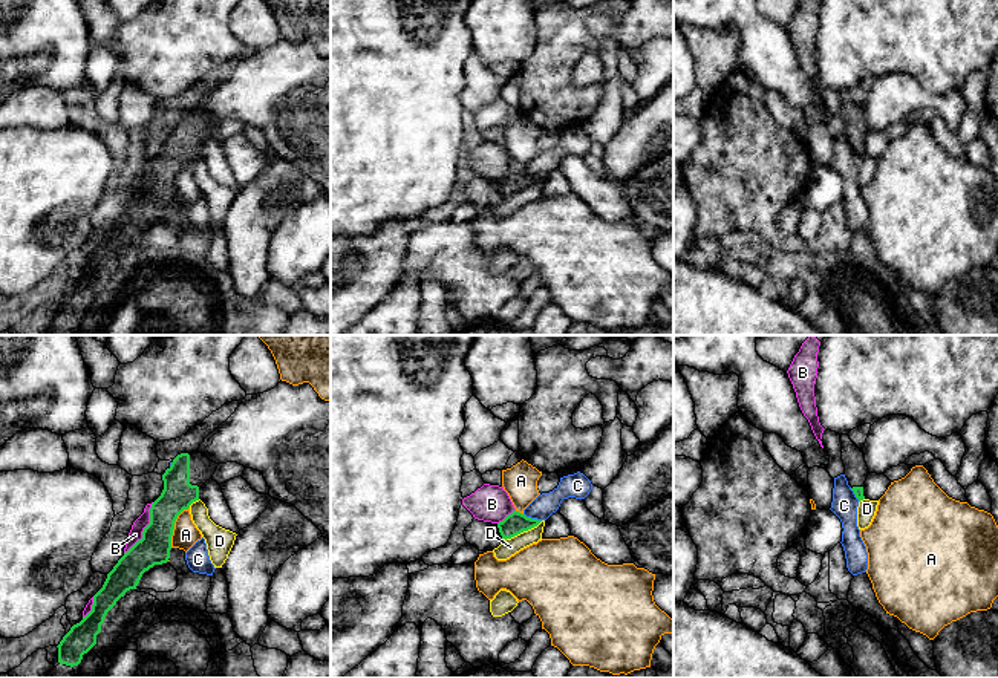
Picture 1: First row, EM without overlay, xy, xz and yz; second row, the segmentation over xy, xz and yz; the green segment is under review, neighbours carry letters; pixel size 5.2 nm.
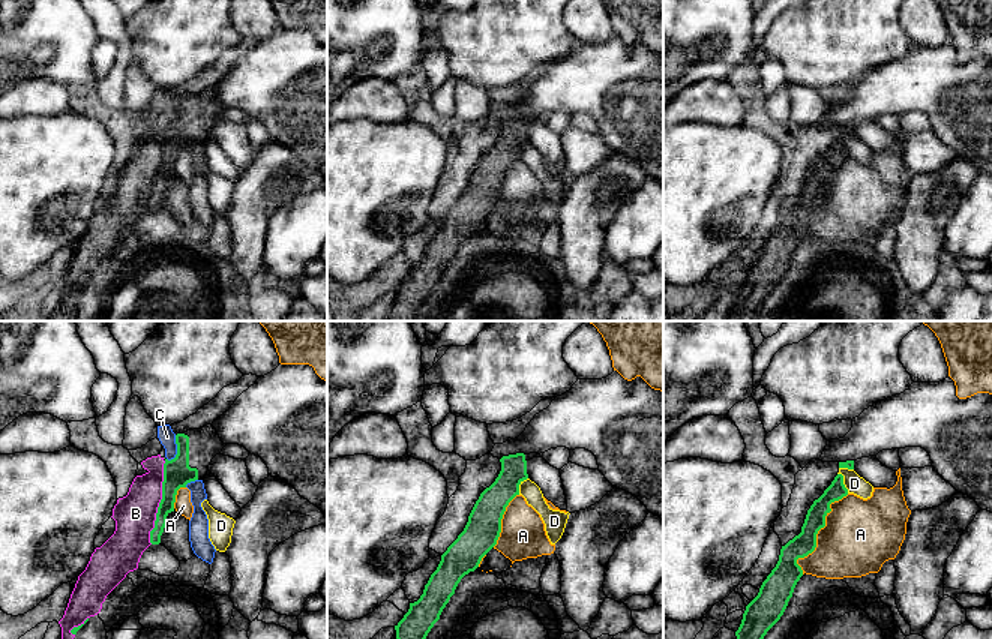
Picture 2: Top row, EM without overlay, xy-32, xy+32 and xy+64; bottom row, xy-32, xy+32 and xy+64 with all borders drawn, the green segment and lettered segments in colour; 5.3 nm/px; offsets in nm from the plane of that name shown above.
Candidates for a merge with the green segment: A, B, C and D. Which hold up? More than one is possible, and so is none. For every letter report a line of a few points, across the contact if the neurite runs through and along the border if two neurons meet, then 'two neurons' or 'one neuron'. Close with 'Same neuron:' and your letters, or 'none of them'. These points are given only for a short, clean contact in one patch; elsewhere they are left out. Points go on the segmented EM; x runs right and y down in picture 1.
A: two neurons
B: two neurons
C: line xz (524, 513), (541, 521); two neurons
D: line xz (542, 521), (504, 539); two neurons
Same neuron: none of them

